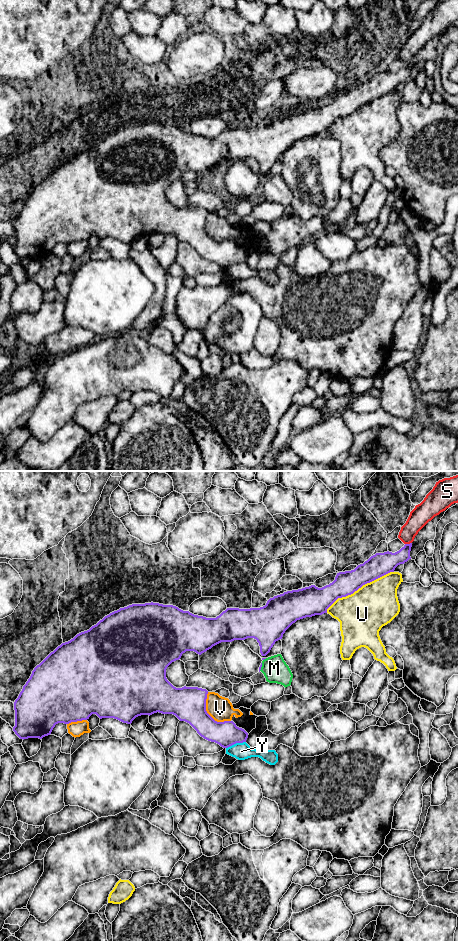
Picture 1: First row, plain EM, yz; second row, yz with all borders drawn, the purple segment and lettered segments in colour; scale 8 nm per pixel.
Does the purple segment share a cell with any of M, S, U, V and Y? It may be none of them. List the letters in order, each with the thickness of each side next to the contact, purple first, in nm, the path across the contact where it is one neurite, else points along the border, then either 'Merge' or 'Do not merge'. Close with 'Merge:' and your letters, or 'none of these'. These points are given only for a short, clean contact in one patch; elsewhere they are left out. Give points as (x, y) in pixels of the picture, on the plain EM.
M: Thickness 20 nm (purple) against 200 nm. Boundary: yz (262, 183), (259, 190). Do not merge
S: Thickness 170 nm (purple) against 160 nm. Boundary: yz (411, 62), (405, 64). Do not merge
U: Thickness 190 nm (purple) against 380 nm. Do not merge
V: Thickness 280 nm (purple) against 190 nm. Do not merge
Y: Thickness 200 nm (purple) against 140 nm. Boundary: yz (245, 261), (234, 263), (226, 268). Do not merge
Merge: none of these

